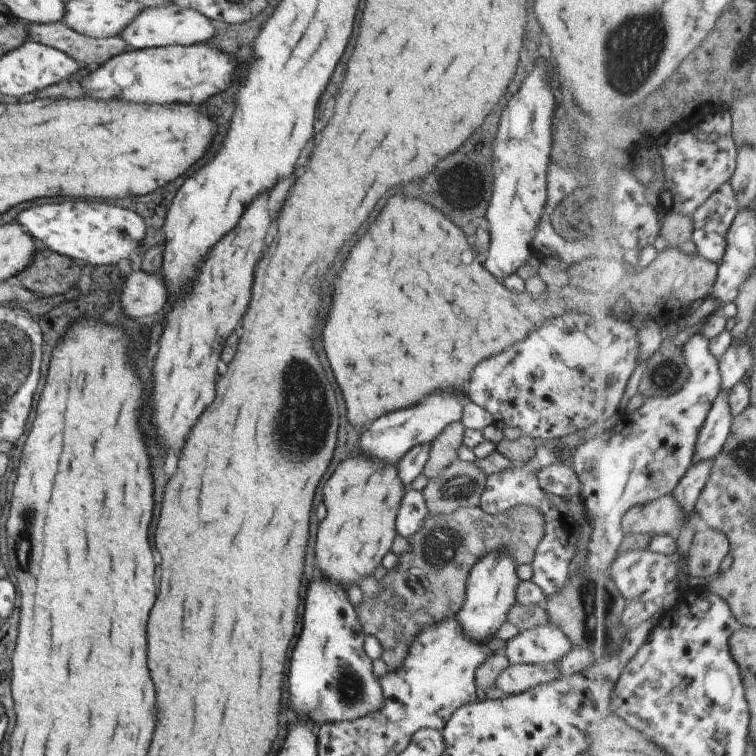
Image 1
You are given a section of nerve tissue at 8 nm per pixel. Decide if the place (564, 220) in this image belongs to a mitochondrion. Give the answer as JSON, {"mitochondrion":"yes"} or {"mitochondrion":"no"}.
{"mitochondrion":"yes"}

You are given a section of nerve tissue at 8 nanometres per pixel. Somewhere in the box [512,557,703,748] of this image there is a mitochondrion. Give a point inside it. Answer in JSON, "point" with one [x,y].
{"point":[597,607]}

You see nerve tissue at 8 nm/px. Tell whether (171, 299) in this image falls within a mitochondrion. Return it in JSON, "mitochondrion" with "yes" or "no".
{"mitochondrion":"no"}

